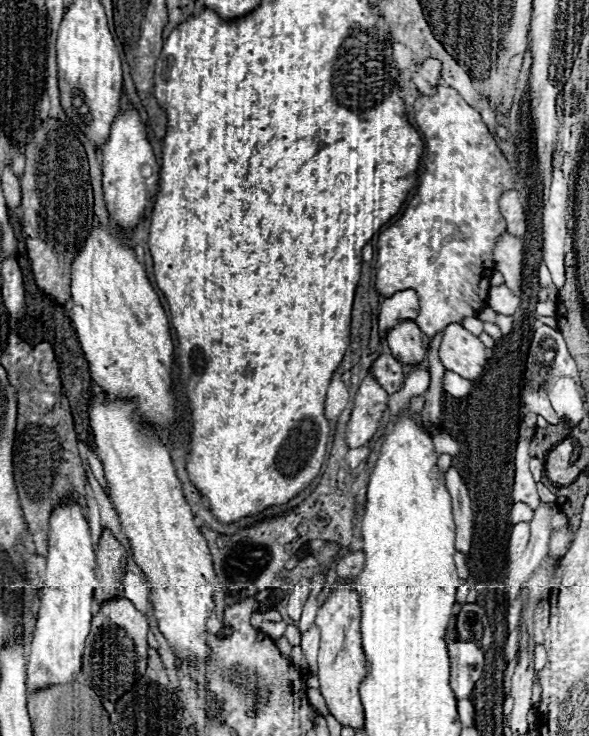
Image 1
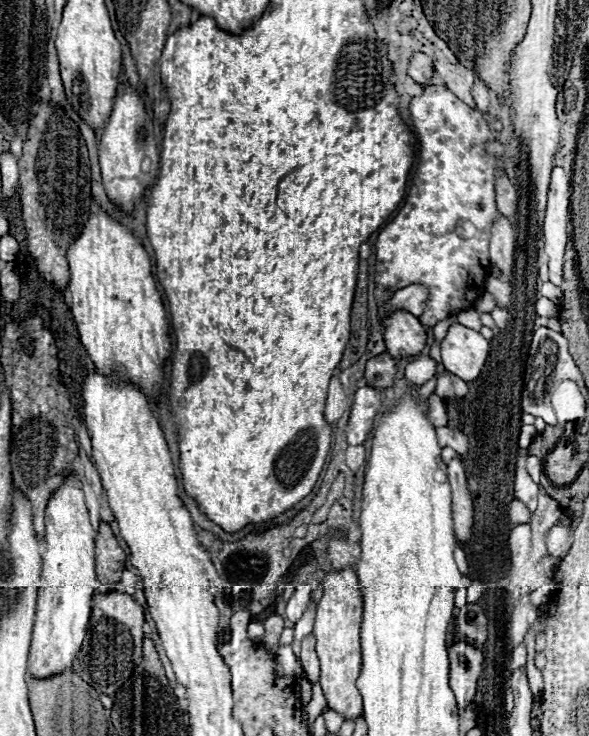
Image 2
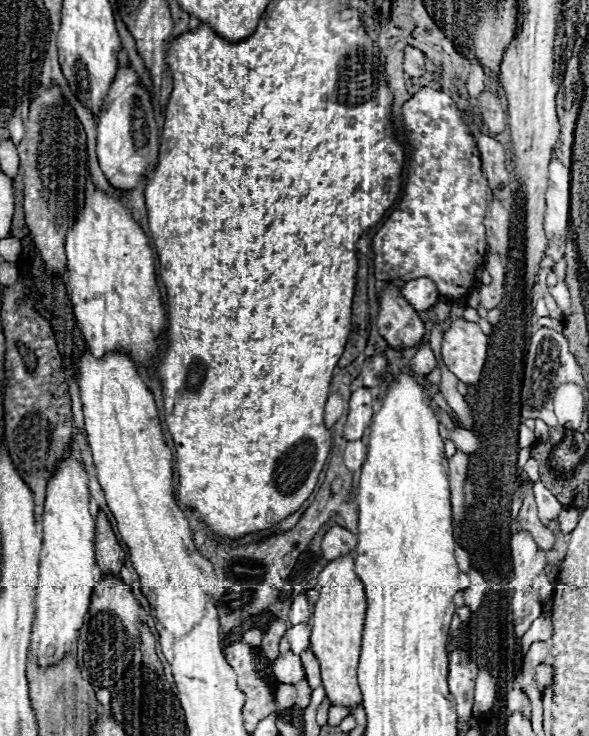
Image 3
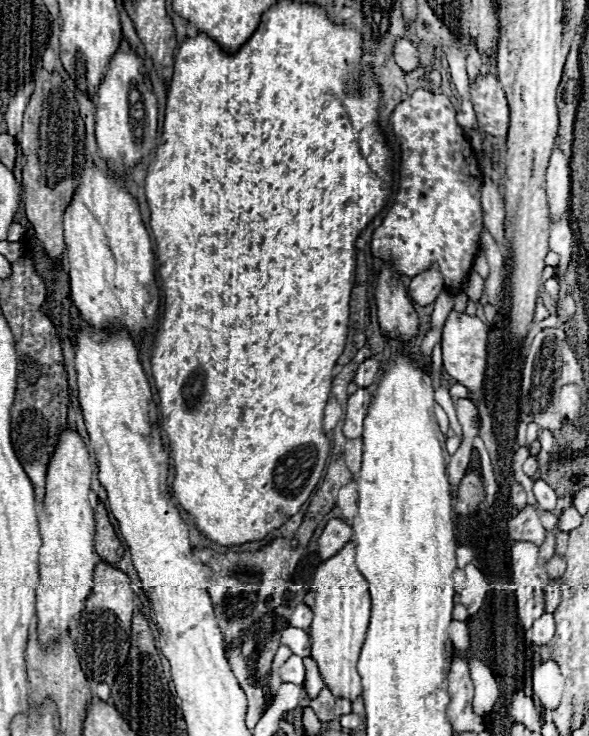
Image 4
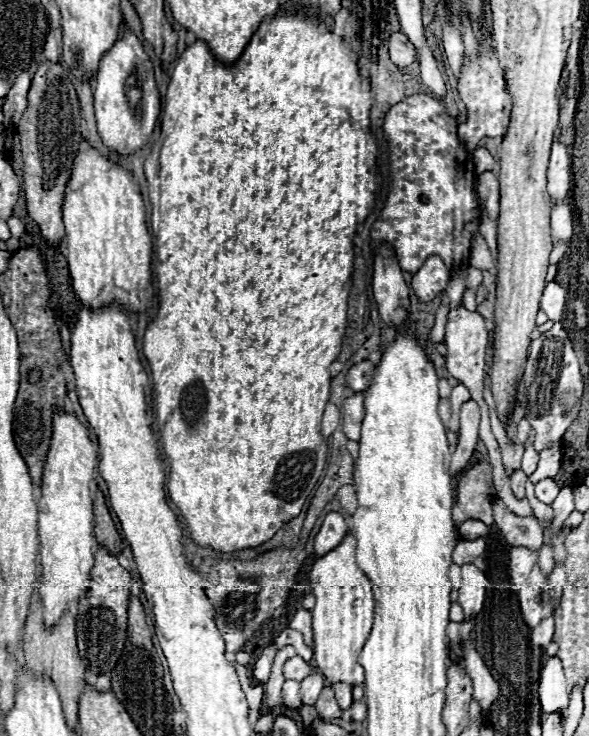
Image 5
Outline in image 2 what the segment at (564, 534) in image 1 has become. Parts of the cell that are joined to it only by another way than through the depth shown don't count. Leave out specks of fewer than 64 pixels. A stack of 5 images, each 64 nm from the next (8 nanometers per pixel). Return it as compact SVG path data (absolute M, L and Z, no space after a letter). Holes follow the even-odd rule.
M554 526L553 530L550 530L550 532L546 534L546 543L550 545L547 546L547 549L551 555L562 558L567 554L572 544L572 531L568 530L568 528L562 528L562 526ZM562 540L566 541L565 547L567 547L567 549L565 550L559 549Z

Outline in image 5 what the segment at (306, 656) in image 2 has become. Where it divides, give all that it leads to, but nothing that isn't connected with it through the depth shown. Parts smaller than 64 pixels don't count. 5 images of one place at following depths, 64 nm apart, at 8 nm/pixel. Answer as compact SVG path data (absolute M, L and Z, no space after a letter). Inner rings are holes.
M312 674L312 676L304 678L304 680L302 680L302 686L300 686L302 704L304 704L304 706L314 706L316 700L318 700L318 696L320 696L320 692L322 692L322 688L324 688L324 684L322 684L320 676Z

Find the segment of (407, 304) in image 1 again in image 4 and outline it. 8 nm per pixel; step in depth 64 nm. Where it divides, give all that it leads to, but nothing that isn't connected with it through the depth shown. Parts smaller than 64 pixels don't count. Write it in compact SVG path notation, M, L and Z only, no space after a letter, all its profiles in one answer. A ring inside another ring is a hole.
M432 264L428 270L424 270L412 278L408 294L416 304L426 306L426 304L432 304L442 290L444 290L444 280L442 280L440 268L438 268L438 264Z

